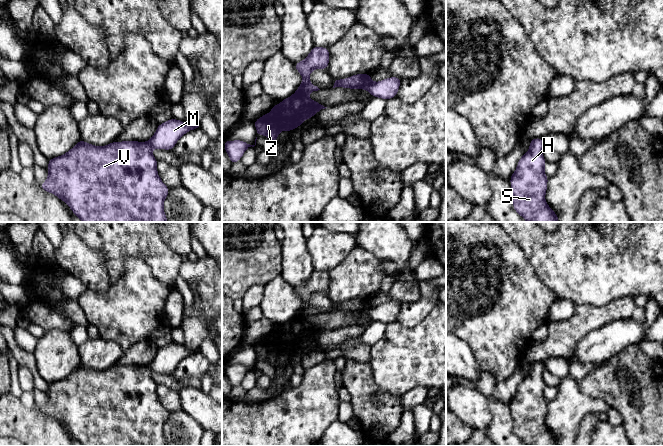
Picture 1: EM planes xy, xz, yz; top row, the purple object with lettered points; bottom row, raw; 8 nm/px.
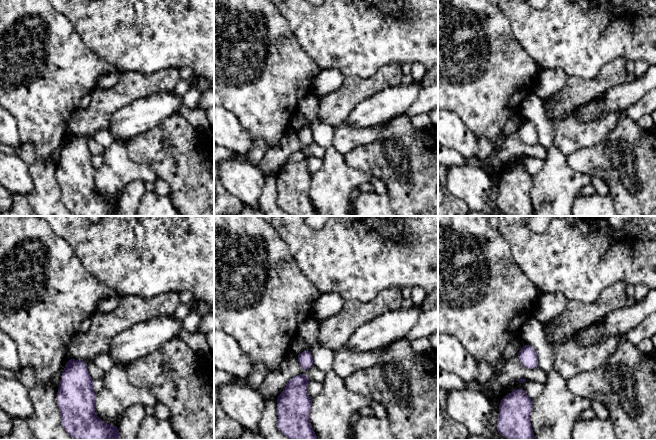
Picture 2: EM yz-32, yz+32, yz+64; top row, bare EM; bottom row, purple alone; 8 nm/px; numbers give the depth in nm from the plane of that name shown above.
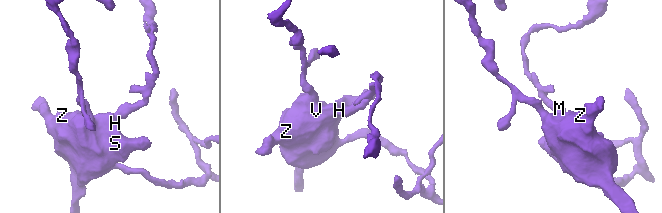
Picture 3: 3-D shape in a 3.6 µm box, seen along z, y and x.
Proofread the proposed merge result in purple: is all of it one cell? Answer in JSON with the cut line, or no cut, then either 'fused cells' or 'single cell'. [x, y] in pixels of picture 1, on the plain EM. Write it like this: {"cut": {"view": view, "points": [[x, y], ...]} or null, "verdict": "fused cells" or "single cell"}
{"cut": null, "verdict": "single cell"}

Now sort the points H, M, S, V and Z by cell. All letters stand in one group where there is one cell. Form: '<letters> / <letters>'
H M S V Z

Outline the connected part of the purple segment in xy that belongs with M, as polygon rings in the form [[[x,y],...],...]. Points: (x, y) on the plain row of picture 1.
[[[173,343],[159,348],[154,359],[147,366],[114,365],[106,370],[94,370],[80,364],[67,377],[48,383],[48,402],[40,411],[66,426],[72,436],[82,446],[168,446],[164,437],[164,424],[169,419],[169,411],[161,404],[157,396],[158,385],[152,373],[172,374],[177,365],[197,349],[188,349]]]

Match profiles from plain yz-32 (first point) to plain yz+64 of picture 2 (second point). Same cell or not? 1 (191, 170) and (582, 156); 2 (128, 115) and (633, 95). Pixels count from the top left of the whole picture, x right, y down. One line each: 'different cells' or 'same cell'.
1: same cell
2: same cell

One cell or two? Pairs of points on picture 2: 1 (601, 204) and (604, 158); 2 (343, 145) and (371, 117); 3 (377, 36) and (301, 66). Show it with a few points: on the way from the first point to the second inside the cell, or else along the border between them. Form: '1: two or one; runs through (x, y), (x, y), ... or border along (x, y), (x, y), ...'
1: two; border along (609, 193), (614, 205)
2: two; border along (346, 119), (354, 127), (370, 127), (383, 122)
3: two; border along (299, 42), (302, 49), (321, 68)

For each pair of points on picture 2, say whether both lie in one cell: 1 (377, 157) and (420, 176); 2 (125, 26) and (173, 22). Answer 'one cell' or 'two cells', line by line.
1: one cell
2: one cell

